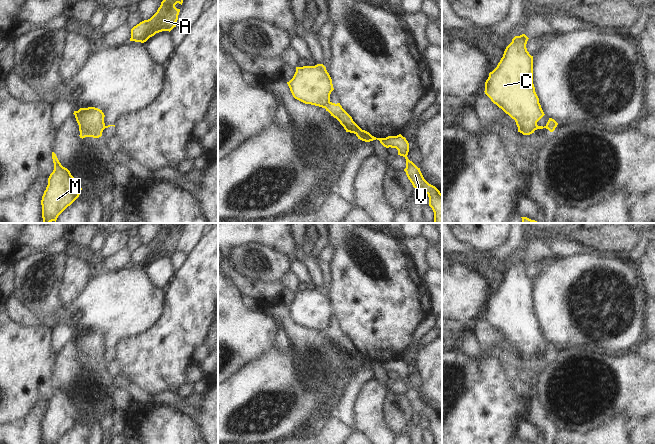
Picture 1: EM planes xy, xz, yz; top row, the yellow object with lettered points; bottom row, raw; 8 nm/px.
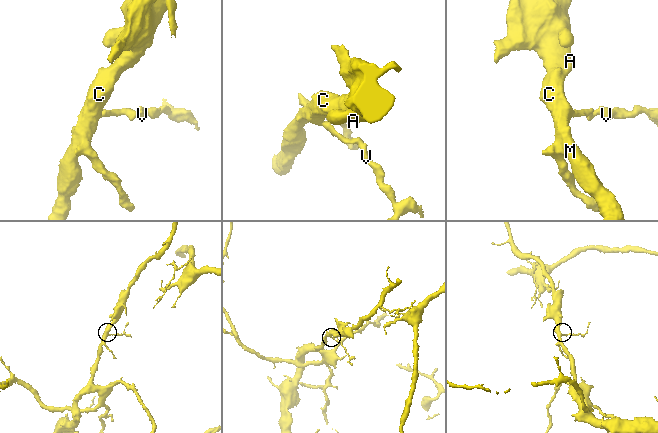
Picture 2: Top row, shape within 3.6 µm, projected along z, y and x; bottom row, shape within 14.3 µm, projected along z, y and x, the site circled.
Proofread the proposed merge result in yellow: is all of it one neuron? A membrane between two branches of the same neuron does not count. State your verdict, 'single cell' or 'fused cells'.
fused cells

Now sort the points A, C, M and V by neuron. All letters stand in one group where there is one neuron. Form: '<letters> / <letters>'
A C M / V

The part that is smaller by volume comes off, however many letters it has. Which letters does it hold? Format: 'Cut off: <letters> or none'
Cut off: V

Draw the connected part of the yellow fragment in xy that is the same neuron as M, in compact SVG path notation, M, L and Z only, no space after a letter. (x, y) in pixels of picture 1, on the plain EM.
M52 376L54 394L48 402L48 409L42 420L43 444L57 444L58 440L80 419L81 409L70 395L63 391Z

